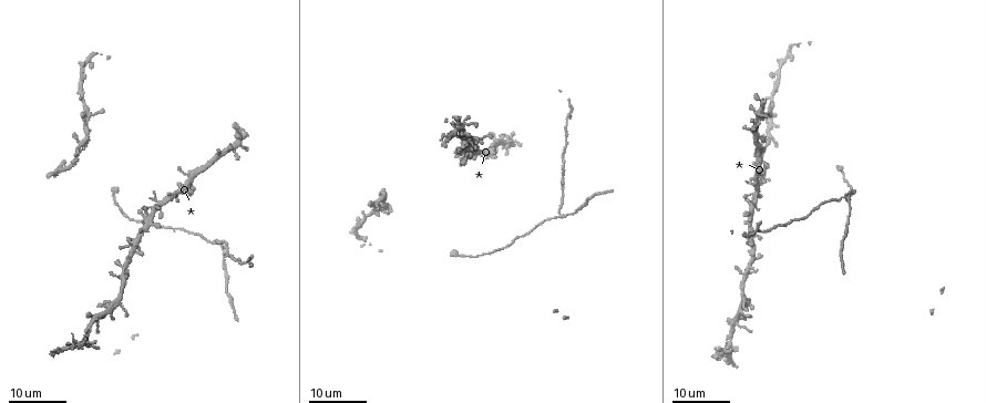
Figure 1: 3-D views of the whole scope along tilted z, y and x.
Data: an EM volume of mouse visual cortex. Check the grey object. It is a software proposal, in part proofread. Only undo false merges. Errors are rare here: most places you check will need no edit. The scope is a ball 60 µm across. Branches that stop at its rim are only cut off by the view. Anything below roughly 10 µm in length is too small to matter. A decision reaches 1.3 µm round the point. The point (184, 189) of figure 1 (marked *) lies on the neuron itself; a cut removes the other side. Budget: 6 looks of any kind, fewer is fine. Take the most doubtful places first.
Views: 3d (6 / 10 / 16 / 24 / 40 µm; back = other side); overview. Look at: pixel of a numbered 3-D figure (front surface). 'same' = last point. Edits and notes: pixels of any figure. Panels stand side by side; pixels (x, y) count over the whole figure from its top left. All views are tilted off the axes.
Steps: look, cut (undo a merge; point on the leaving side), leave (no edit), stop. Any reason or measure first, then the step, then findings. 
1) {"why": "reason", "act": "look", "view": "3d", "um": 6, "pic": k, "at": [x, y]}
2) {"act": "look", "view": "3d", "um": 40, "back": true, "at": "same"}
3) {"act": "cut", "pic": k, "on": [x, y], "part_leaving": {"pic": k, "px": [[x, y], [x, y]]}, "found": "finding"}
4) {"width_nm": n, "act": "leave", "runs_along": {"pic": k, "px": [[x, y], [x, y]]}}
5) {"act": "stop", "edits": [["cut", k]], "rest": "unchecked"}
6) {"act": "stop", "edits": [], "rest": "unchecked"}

{"why": "branch point", "act": "look", "view": "3d", "um": 24, "pic": 1, "at": [561, 216]}

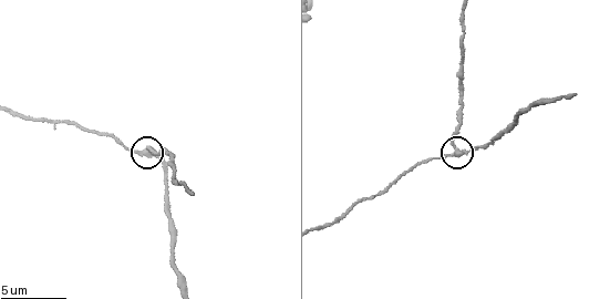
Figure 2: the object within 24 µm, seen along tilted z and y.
{"act": "look", "view": "3d", "um": 6, "pic": 2, "at": [146, 152]}

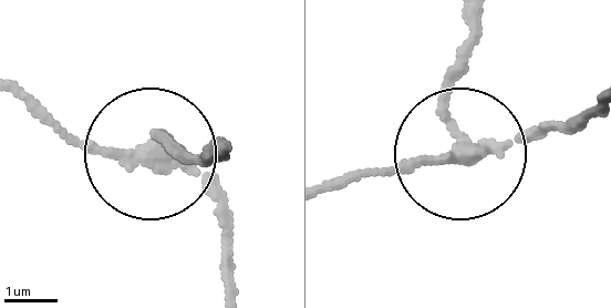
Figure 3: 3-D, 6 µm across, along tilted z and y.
{"side_arm_um": 16, "arms": 3, "act": "cut", "pic": 3, "on": [183, 155], "found": "a second neuron is stuck on"}

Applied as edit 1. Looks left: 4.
{"act": "look", "view": "overview"}

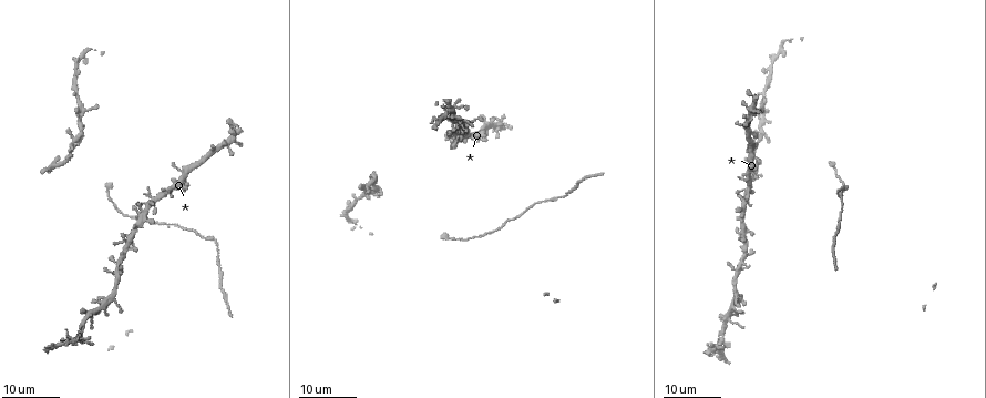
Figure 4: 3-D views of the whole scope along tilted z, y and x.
{"why": "three-way junction", "act": "look", "view": "3d", "um": 16, "pic": 4, "at": [184, 177]}

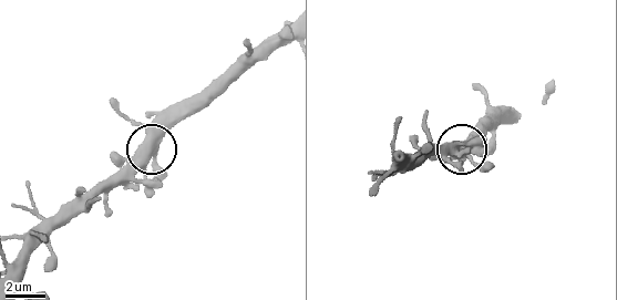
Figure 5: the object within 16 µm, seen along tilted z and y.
{"act": "look", "view": "3d", "um": 6, "pic": 5, "at": [154, 152]}

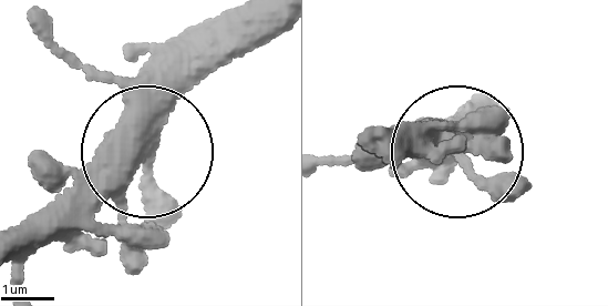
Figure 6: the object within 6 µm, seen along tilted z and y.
{"width_nm": 300, "act": "leave", "runs_along": {"pic": 6, "px": [[89, 205], [160, 106], [225, 54]]}, "found": "one neuron here"}

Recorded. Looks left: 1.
{"act": "stop", "edits": [["cut", 3]], "rest": "unchecked"}

